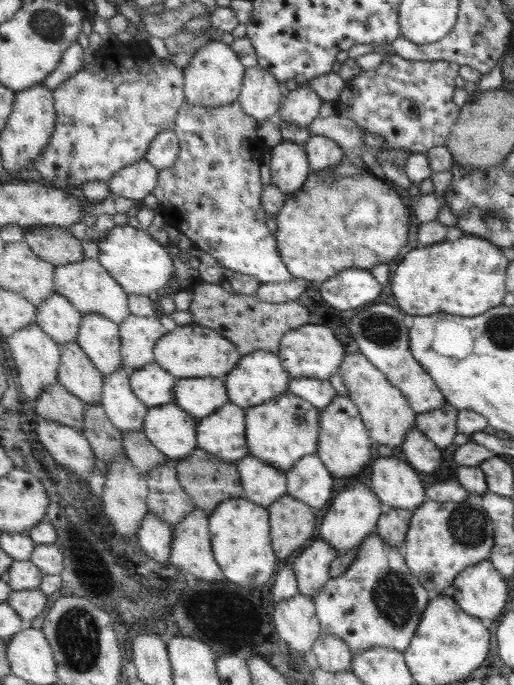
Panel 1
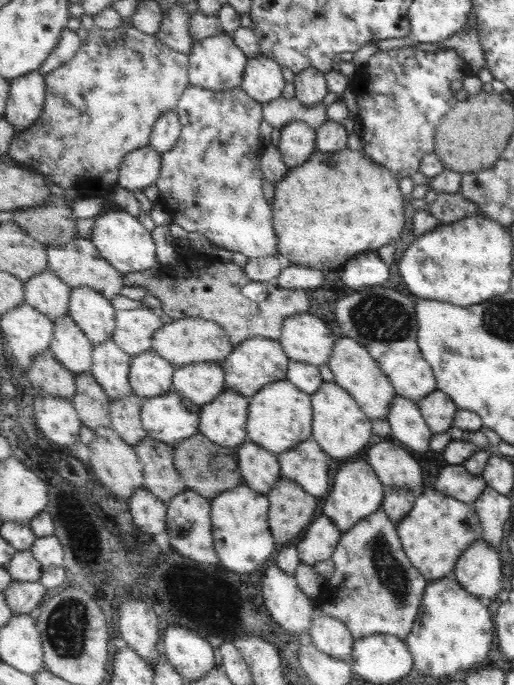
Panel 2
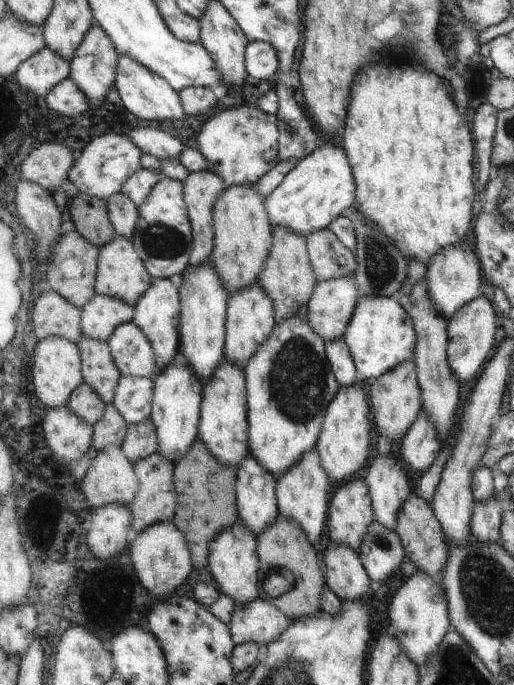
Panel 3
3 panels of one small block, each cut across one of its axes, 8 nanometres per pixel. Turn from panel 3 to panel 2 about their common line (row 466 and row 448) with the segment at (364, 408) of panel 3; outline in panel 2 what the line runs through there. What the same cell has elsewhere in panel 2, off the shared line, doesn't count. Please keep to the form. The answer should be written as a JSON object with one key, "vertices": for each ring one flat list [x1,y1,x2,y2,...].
{"vertices":[[325,382,322,388,312,396,314,406,314,432,313,438,318,441,321,448,337,463,357,458,357,454,369,446,373,436,372,420,359,407,358,401,351,396,341,385]]}

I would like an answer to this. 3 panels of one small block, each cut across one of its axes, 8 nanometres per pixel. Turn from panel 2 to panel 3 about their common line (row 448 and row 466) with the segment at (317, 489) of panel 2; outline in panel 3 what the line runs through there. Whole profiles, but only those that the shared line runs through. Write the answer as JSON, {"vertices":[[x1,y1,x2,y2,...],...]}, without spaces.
{"vertices":[[317,446,312,451,306,452,297,465,287,469,278,476,277,494,278,505,281,515,294,518,302,524,307,536,313,544,317,544,325,532,325,526,330,519,329,492,331,479,323,468,322,458,318,453]]}

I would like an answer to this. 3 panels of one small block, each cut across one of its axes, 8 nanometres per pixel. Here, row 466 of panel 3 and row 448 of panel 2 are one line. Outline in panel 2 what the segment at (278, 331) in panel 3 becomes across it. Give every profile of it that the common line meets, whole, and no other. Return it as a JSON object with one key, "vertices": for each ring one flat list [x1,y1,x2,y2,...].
{"vertices":[[279,380,279,382,267,384,259,394,249,399,249,440,255,441,269,452,279,456,282,452,290,451,297,447,299,443,313,436,314,406,312,396,297,388,289,380]]}

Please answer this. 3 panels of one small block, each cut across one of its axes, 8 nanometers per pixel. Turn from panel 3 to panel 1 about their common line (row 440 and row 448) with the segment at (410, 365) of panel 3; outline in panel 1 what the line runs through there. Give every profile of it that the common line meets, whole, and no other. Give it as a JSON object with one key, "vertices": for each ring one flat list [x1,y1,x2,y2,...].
{"vertices":[[361,352,345,356,339,374,343,377,343,383,349,389,348,396,358,406,363,422,375,442,385,444,394,453,401,452,406,434,413,428,417,428,418,414,410,406,407,397,395,388,393,384,380,372]]}

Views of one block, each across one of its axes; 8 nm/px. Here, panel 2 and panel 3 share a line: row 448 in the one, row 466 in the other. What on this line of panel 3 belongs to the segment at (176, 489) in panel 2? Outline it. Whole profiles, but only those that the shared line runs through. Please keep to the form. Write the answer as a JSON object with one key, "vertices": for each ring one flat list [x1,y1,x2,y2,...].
{"vertices":[[157,451,154,455,137,461,135,468,138,472,139,490,129,506,132,510,133,535,156,522,175,520,178,510,178,492,174,483,174,464,171,459]]}

